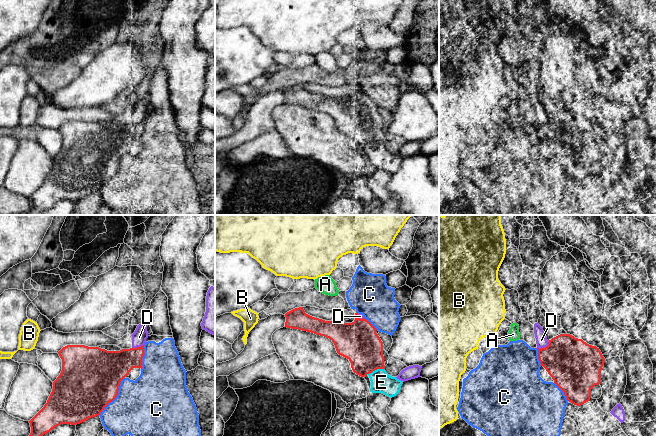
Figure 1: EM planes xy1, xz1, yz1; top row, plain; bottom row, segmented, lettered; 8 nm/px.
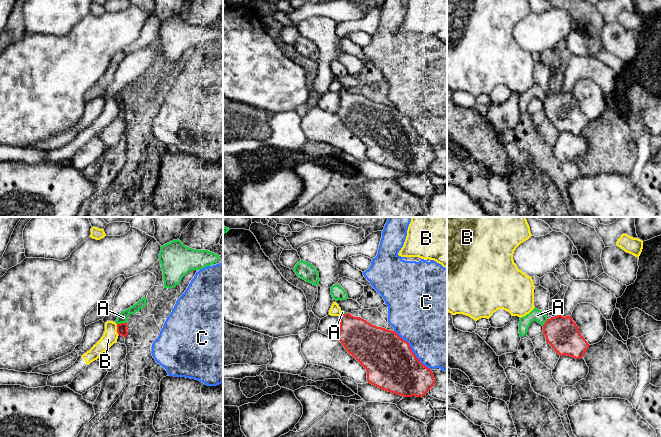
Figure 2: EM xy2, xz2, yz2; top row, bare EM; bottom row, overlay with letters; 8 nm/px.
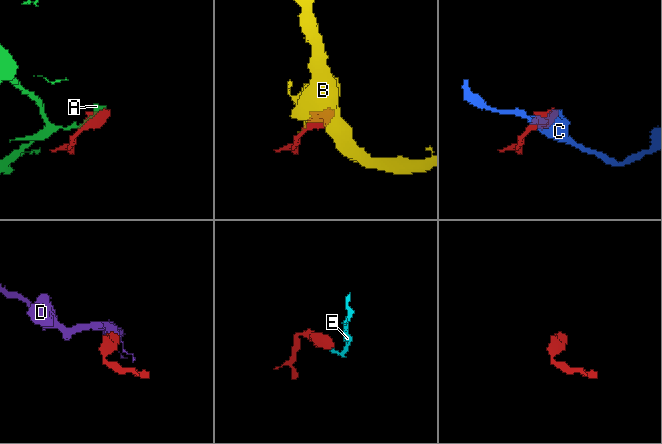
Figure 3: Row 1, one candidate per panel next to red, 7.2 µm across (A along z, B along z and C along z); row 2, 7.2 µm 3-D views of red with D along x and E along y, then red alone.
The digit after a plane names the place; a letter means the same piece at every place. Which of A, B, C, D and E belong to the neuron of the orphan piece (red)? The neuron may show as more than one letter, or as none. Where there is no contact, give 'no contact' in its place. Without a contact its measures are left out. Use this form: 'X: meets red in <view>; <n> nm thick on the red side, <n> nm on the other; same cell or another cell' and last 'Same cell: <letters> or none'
A: meets red in xy2; 80 nm thick on the red side, 90 nm on the other; another cell
B: meets red in xy2; 80 nm thick on the red side, 120 nm on the other; another cell
C: meets red in xz2; 420 nm thick on the red side, 480 nm on the other; another cell
D: meets red in yz1; 400 nm thick on the red side, 100 nm on the other; another cell
E: meets red in xz1; 320 nm thick on the red side, 170 nm on the other; same cell
Same cell: E

